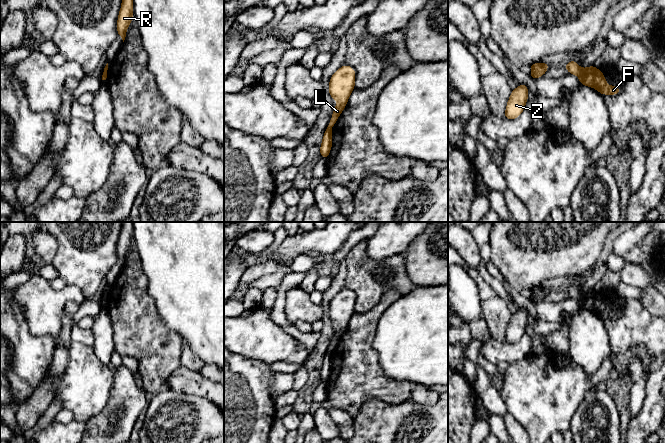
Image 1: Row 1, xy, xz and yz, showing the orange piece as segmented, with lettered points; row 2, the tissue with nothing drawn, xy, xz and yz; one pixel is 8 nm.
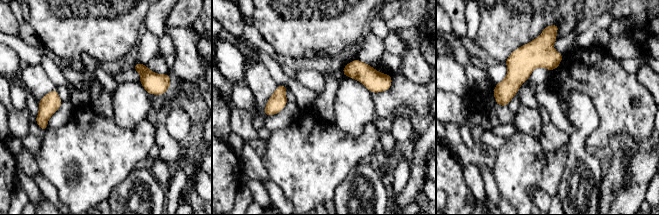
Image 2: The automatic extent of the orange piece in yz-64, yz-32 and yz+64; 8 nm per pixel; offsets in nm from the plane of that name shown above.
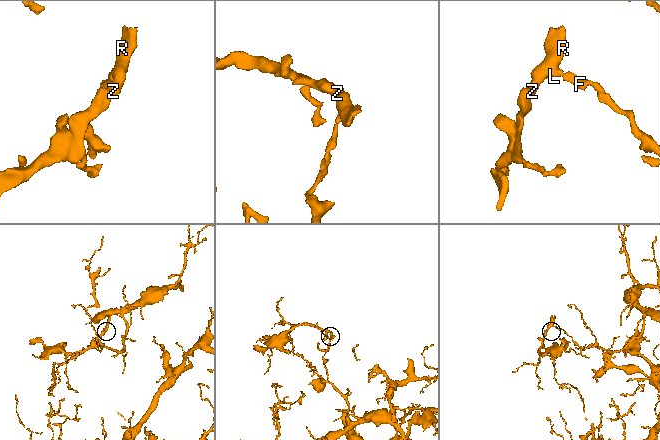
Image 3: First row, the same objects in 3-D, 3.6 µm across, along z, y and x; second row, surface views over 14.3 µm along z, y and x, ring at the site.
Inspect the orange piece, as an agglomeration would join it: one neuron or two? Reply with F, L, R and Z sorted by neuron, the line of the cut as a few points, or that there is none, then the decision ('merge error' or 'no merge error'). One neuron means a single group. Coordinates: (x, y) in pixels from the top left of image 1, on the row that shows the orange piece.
F / L R Z; cut in yz along (581, 69), (577, 75); merge error

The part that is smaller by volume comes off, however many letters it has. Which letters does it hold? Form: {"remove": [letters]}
{"remove": ["L", "R", "Z"]}

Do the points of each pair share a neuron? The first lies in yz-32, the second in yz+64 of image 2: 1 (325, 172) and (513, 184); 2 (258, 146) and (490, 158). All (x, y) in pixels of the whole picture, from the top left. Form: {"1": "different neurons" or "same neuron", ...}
{"1": "same neuron", "2": "same neuron"}

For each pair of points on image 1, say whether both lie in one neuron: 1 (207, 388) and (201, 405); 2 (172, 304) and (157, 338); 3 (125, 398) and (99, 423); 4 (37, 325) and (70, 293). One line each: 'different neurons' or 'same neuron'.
1: different neurons
2: different neurons
3: same neuron
4: same neuron

